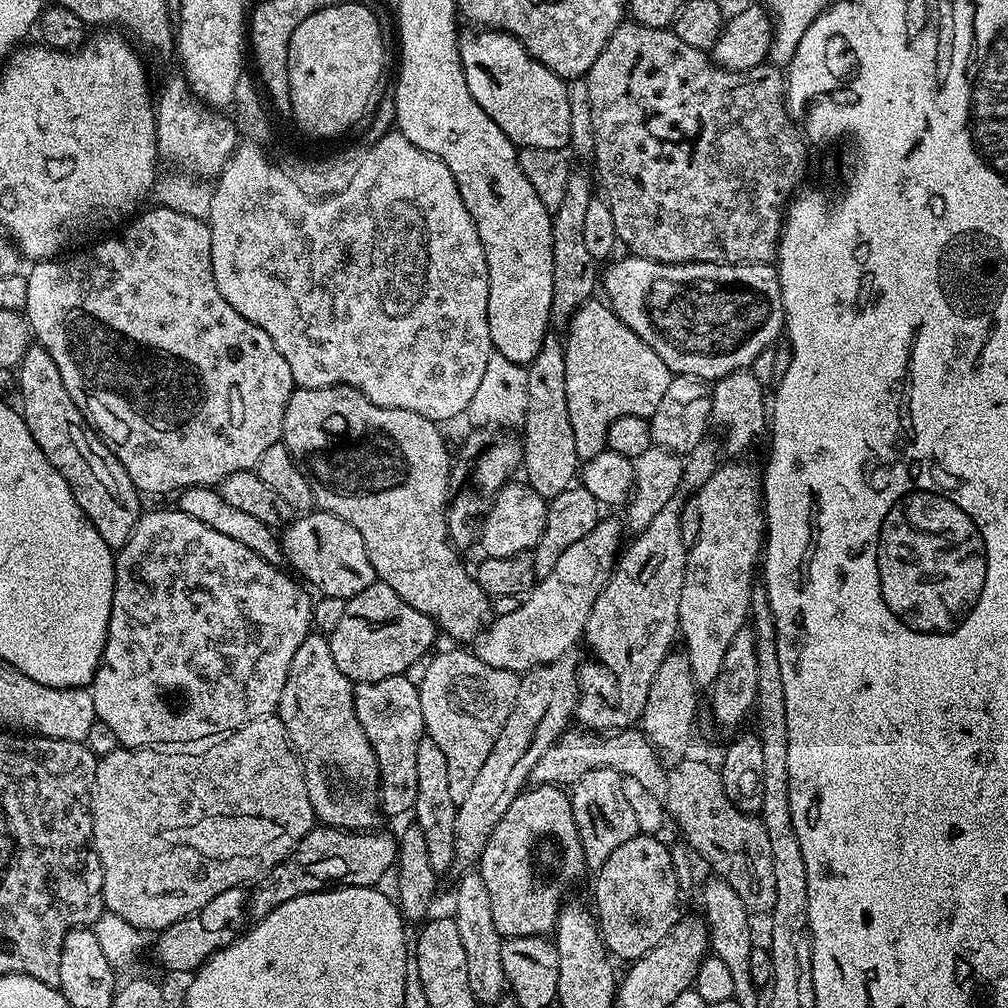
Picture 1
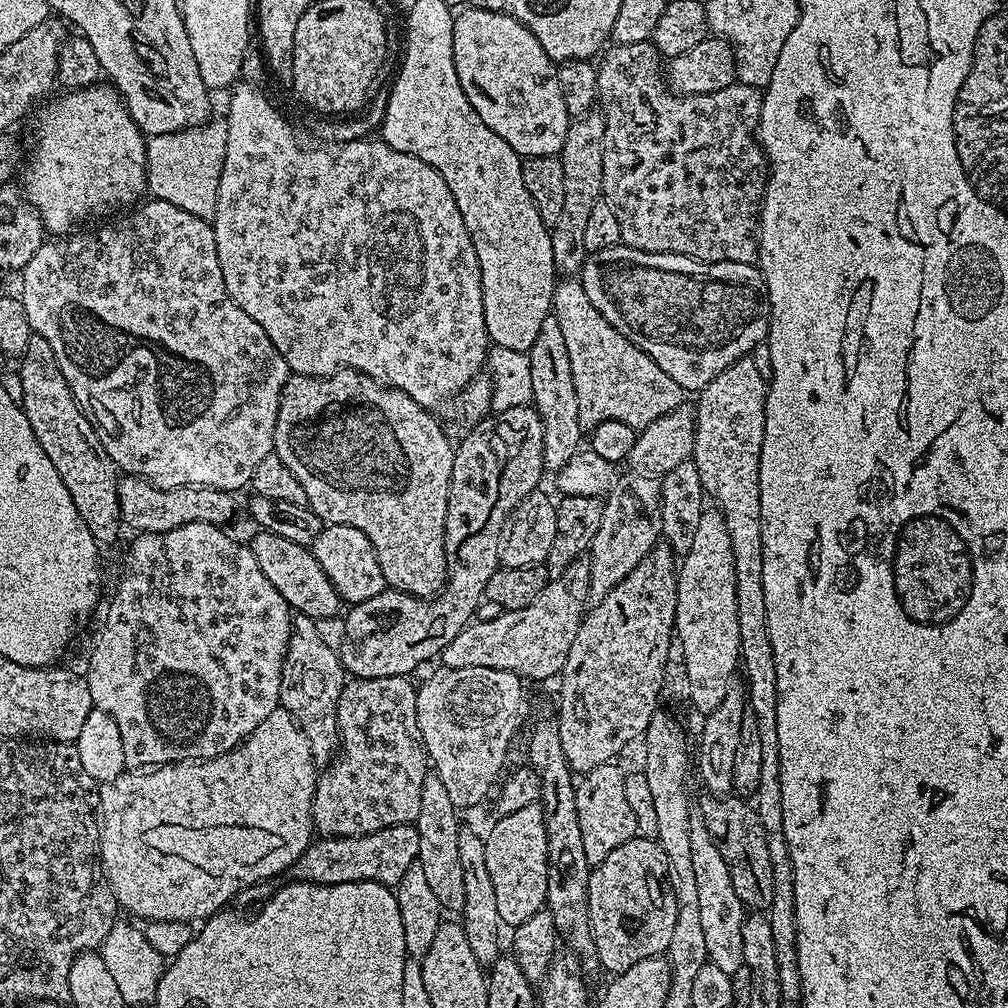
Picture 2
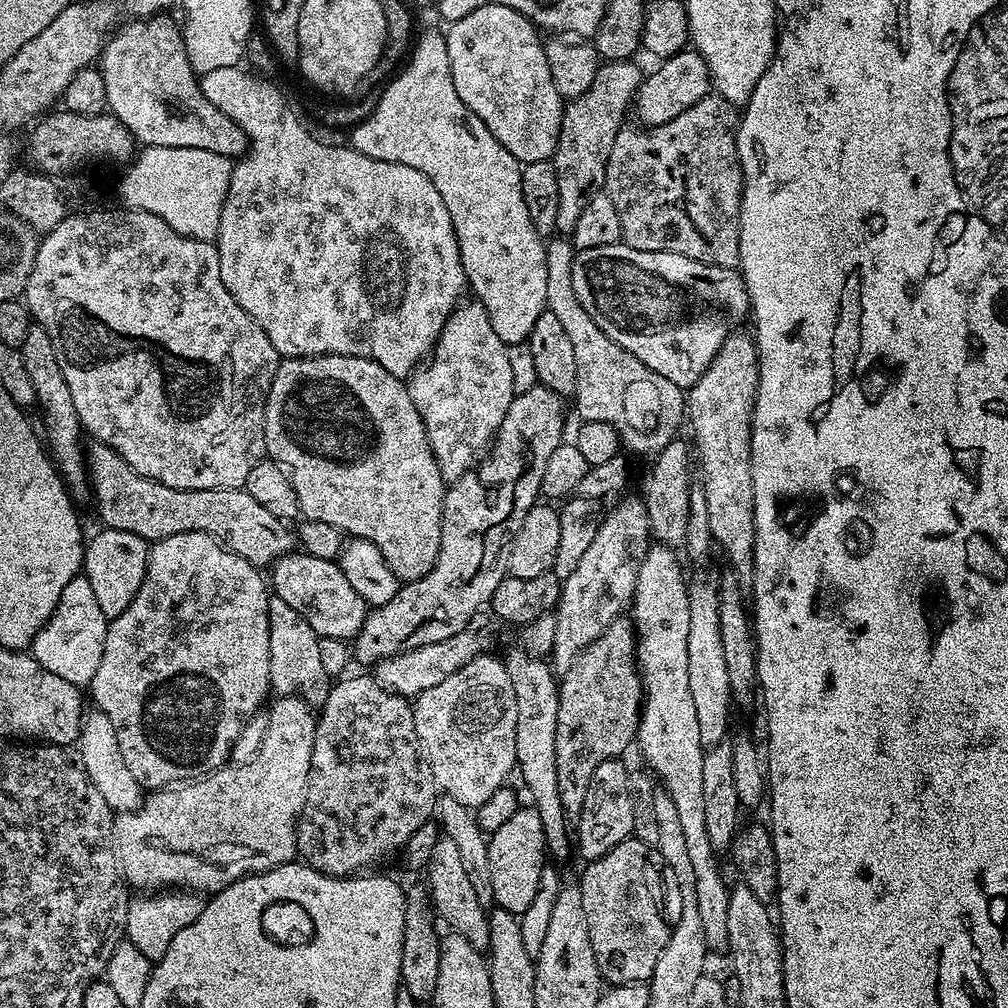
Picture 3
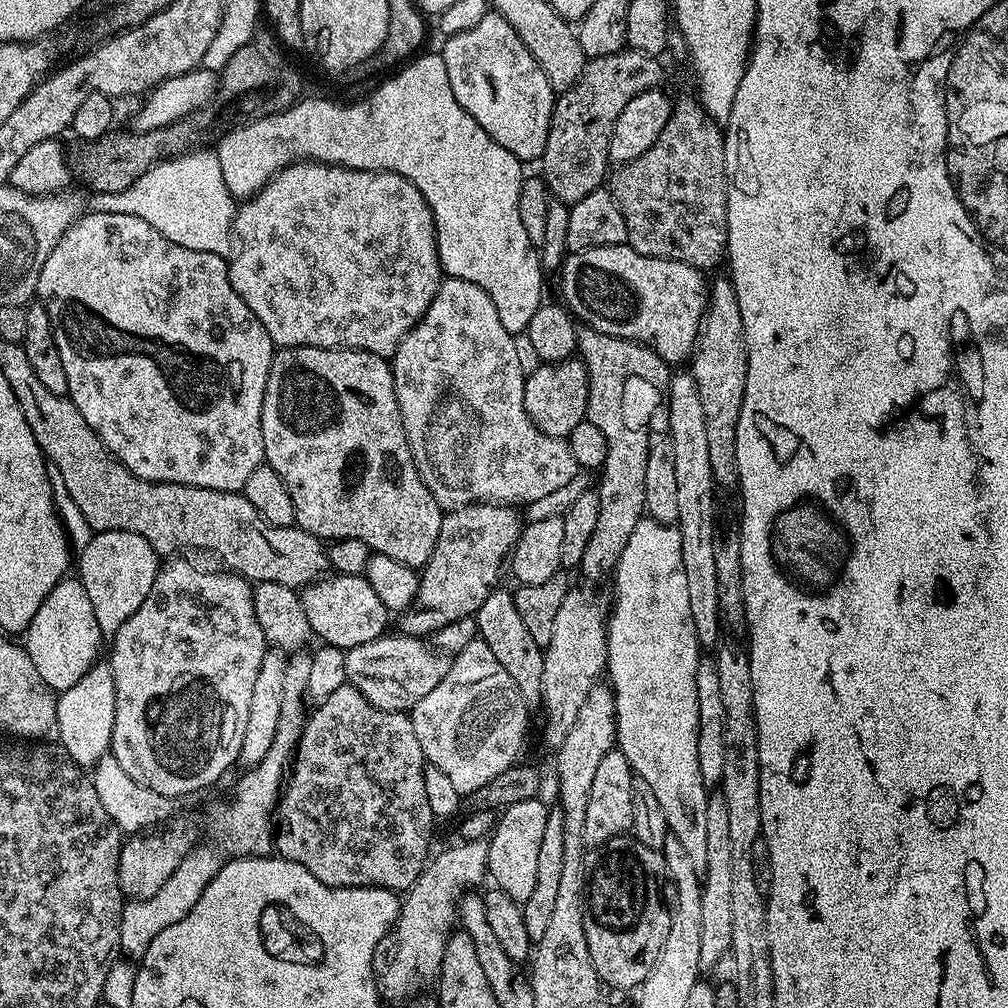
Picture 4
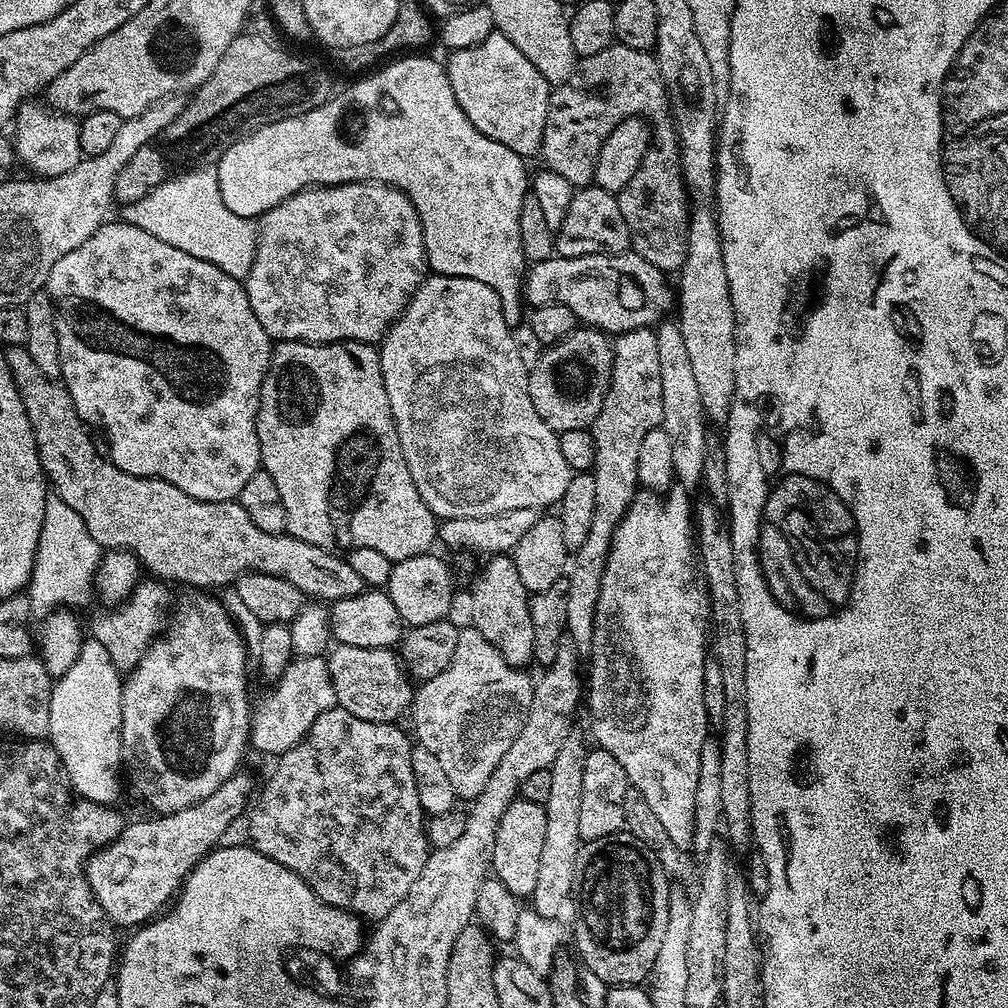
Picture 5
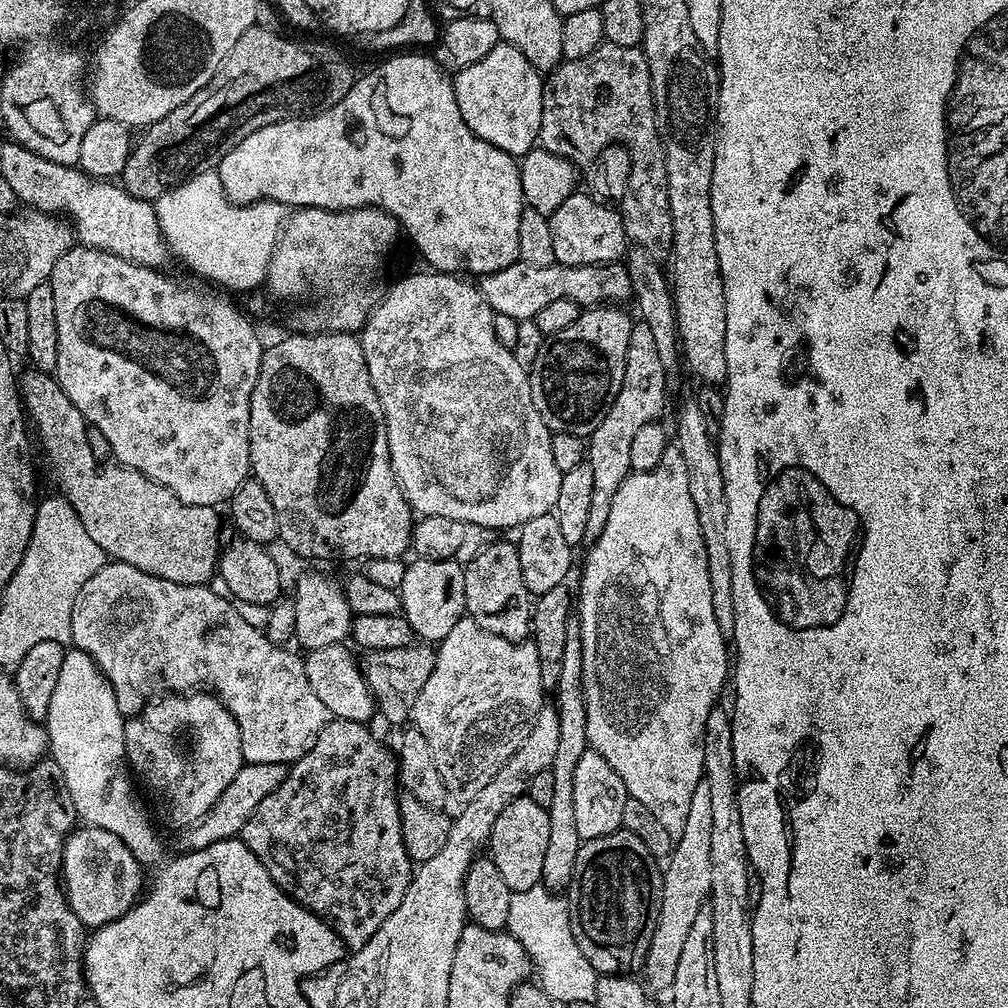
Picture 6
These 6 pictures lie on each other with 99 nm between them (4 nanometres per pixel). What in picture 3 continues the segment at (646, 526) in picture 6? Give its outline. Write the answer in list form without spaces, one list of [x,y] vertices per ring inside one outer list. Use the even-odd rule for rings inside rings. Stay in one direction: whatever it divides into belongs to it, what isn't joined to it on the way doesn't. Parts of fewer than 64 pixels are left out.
[[[653,543],[649,547],[648,553],[644,555],[644,559],[640,562],[640,569],[638,570],[638,578],[636,579],[636,595],[632,598],[630,605],[630,619],[635,625],[636,636],[636,666],[640,671],[641,682],[644,686],[644,702],[640,709],[640,728],[636,732],[635,743],[640,744],[640,752],[644,755],[644,760],[653,768],[651,771],[658,777],[660,775],[659,783],[662,785],[663,791],[670,794],[670,798],[674,798],[674,807],[678,809],[678,819],[682,825],[682,831],[686,837],[686,847],[690,853],[690,862],[694,865],[694,891],[698,894],[698,915],[702,918],[702,930],[706,934],[706,942],[709,949],[713,953],[724,952],[728,947],[728,930],[726,928],[726,910],[728,906],[728,894],[730,891],[729,881],[724,881],[724,876],[720,873],[720,864],[718,861],[718,854],[714,850],[714,846],[710,844],[710,837],[706,834],[706,806],[702,799],[702,762],[704,761],[704,753],[706,751],[702,738],[698,734],[698,718],[694,711],[694,701],[690,695],[690,673],[688,656],[686,654],[686,642],[690,638],[690,602],[688,601],[688,584],[684,580],[684,572],[680,569],[680,564],[676,561],[677,553],[669,548],[666,544]]]

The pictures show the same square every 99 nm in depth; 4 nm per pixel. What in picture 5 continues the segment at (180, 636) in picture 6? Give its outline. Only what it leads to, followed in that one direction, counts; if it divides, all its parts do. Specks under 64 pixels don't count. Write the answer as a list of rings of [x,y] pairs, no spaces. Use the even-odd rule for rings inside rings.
[[[148,578],[137,584],[124,603],[109,607],[108,612],[100,612],[92,620],[91,639],[102,642],[114,666],[122,674],[131,672],[138,659],[138,654],[145,652],[152,645],[153,640],[160,635],[170,616],[170,600],[168,592],[159,579]],[[302,656],[293,659],[285,672],[275,680],[272,688],[260,701],[255,701],[250,712],[250,744],[254,749],[278,758],[286,750],[304,740],[314,726],[318,714],[337,707],[334,686],[330,678],[328,662],[324,656]]]

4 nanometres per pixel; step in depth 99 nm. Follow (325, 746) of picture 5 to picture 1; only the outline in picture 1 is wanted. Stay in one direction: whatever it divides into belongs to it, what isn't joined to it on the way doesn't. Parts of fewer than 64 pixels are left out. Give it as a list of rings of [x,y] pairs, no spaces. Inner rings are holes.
[[[407,675],[382,678],[378,682],[356,684],[354,706],[358,722],[362,726],[362,730],[366,730],[366,738],[378,758],[380,807],[383,815],[388,817],[400,816],[403,812],[411,813],[416,807],[416,799],[418,798],[418,742],[422,742],[422,738],[426,735],[419,687],[414,682],[410,682]]]

